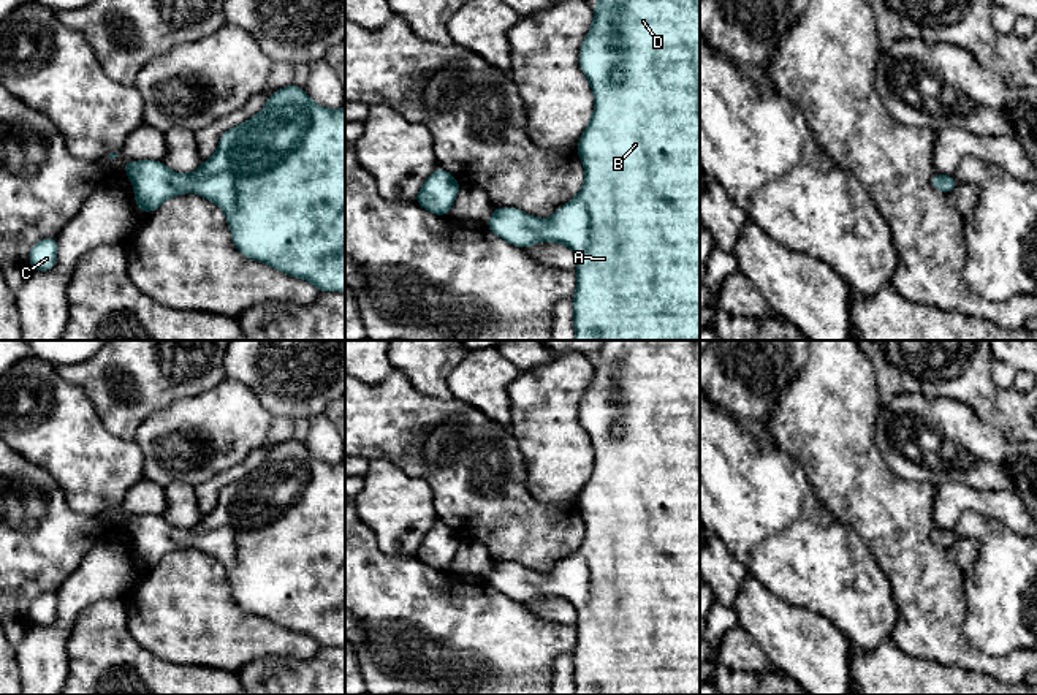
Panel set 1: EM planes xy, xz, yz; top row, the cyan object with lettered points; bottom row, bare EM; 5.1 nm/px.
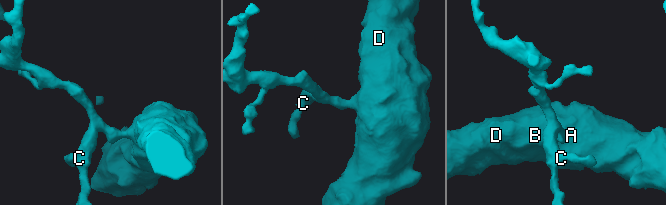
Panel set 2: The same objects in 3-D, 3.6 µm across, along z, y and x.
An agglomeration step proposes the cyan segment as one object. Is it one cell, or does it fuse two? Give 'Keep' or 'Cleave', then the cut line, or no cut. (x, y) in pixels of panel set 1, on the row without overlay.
Keep. No split

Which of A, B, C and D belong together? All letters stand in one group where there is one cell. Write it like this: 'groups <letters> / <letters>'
groups A B C D

